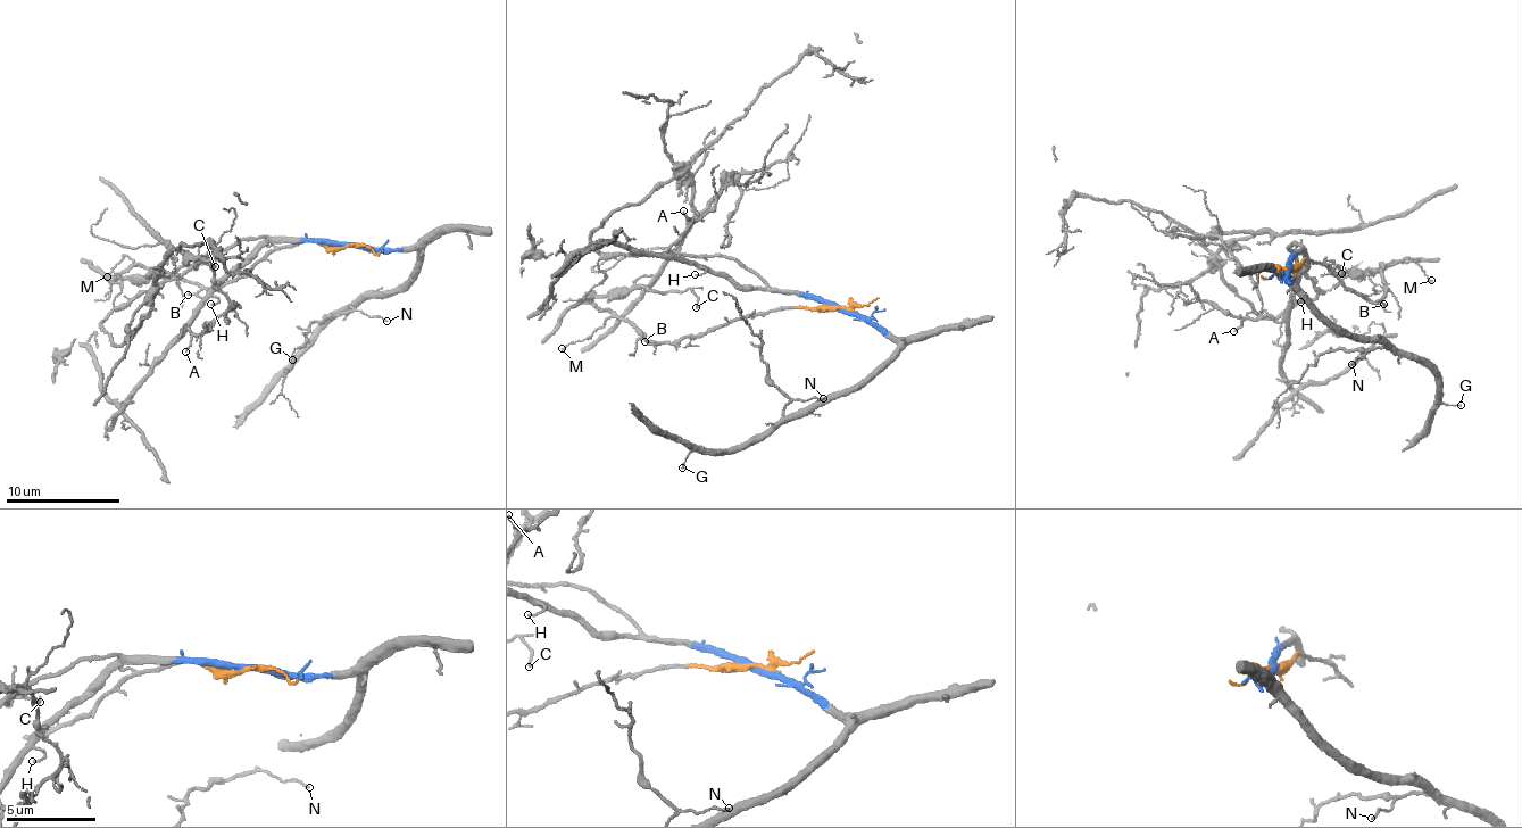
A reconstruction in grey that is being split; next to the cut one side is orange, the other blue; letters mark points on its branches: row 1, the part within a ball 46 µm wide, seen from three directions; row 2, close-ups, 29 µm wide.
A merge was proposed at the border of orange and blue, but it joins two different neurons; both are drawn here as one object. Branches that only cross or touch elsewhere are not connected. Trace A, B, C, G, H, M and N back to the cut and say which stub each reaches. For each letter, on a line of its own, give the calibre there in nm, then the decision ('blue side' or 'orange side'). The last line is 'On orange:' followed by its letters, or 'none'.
A: 110 nm | blue side
B: 100 nm | orange side
C: 130 nm | orange side
G: 110 nm | blue side
H: 110 nm | blue side
M: 100 nm | orange side
N: 100 nm | blue side
On orange: B, C, M

